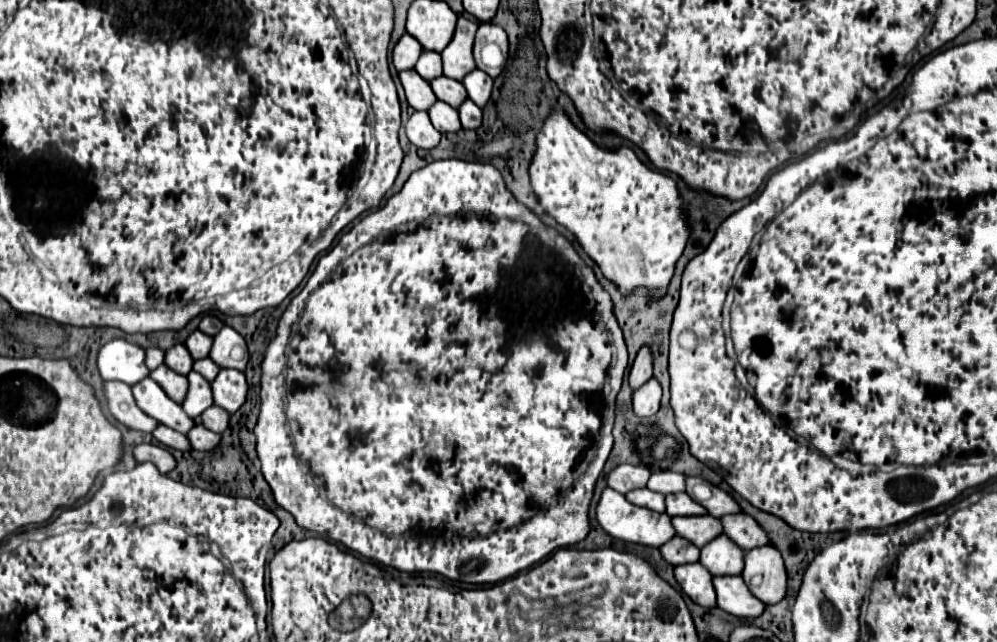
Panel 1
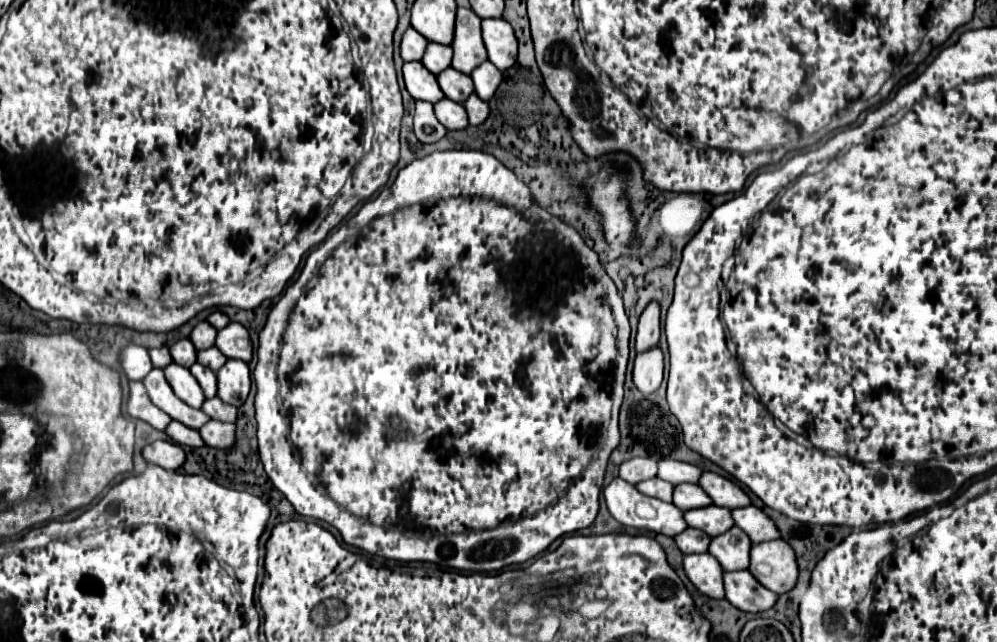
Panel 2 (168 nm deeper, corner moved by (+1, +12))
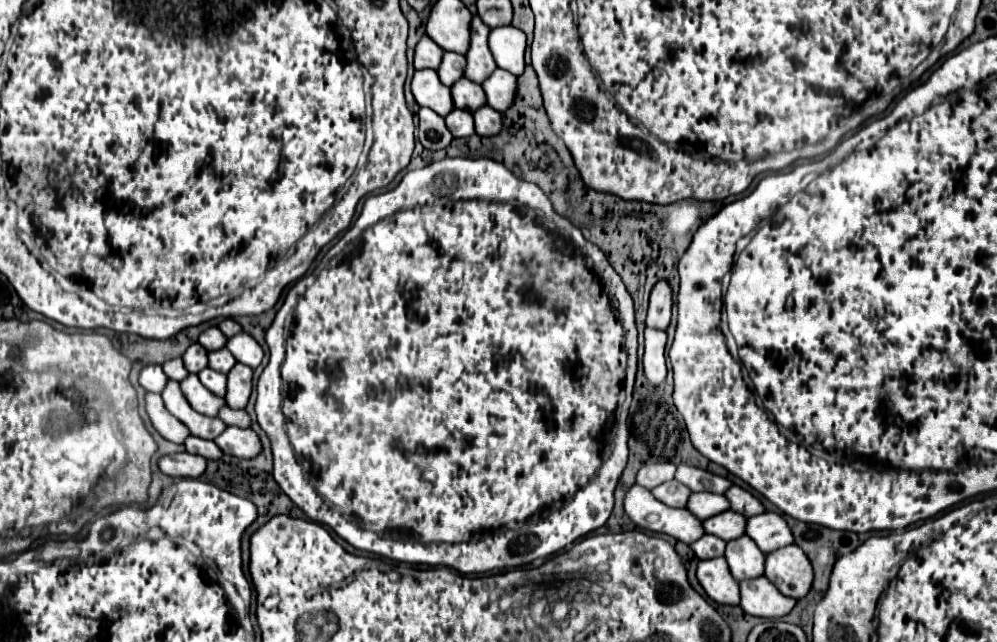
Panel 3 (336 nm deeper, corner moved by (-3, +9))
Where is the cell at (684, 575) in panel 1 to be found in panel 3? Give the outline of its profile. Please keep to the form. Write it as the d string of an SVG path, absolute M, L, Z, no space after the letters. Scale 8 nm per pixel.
M724 558L700 560L696 576L704 592L718 604L738 604L740 592L738 582L734 582Z

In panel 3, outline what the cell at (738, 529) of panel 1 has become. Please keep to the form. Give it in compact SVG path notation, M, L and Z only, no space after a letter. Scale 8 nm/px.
M762 512L746 520L746 534L766 554L794 542L786 520L776 512Z

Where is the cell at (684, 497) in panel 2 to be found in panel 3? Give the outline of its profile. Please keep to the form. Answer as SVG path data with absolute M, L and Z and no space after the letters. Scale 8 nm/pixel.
M692 492L688 498L686 506L696 518L706 520L714 514L726 512L730 508L730 502L722 494L712 494L712 492Z

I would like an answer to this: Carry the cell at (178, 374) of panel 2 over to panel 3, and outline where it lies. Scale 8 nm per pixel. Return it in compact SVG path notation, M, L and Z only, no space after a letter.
M188 374L182 382L180 388L186 396L186 400L190 402L190 406L206 416L216 416L216 412L226 404L224 398L216 398L210 390L204 390L202 382L198 380L196 374Z

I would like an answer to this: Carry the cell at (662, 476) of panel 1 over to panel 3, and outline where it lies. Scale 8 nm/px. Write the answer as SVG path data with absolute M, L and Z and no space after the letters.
M680 464L674 476L678 482L688 486L692 492L714 492L714 494L724 494L724 490L732 484L730 480L716 476L712 472L706 472L696 466Z

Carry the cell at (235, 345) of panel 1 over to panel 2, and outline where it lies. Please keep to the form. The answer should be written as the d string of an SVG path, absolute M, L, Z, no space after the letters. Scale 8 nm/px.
M230 323L228 327L218 331L216 347L228 357L228 359L240 359L250 363L252 361L252 341L248 331L240 323Z

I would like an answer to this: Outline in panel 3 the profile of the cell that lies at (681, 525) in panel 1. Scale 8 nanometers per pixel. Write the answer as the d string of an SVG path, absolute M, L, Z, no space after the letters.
M726 510L722 514L716 514L716 516L708 518L708 520L704 520L702 526L704 526L706 534L718 536L718 538L728 542L728 540L734 540L734 538L744 534L746 516L742 516L738 512L732 512L732 510Z

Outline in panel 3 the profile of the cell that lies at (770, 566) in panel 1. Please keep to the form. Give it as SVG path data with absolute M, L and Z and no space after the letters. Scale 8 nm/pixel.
M784 546L766 554L764 576L790 598L804 598L812 586L812 566L808 556L796 546Z

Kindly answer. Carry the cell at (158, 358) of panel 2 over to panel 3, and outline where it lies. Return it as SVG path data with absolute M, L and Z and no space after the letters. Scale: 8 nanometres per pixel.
M182 358L168 360L168 362L162 364L162 368L164 368L164 374L166 374L170 380L176 380L176 382L180 382L180 380L184 378L184 374L188 374L188 370L186 370L184 364L182 364Z

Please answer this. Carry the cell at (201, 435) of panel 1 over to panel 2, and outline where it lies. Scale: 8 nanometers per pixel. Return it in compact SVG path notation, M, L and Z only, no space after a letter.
M208 421L200 429L200 435L204 443L214 449L230 449L236 443L236 425L222 421Z

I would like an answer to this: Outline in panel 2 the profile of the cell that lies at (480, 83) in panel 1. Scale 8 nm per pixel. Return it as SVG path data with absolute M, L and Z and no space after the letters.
M490 61L478 65L474 71L472 71L472 81L476 85L476 95L482 99L482 101L490 101L492 95L496 93L500 81L502 81L502 71L496 69Z

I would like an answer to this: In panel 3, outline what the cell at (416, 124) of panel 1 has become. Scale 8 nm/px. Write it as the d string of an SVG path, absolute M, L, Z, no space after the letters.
M420 108L420 126L418 126L418 140L428 150L446 148L452 142L452 134L448 132L444 118L430 108Z

